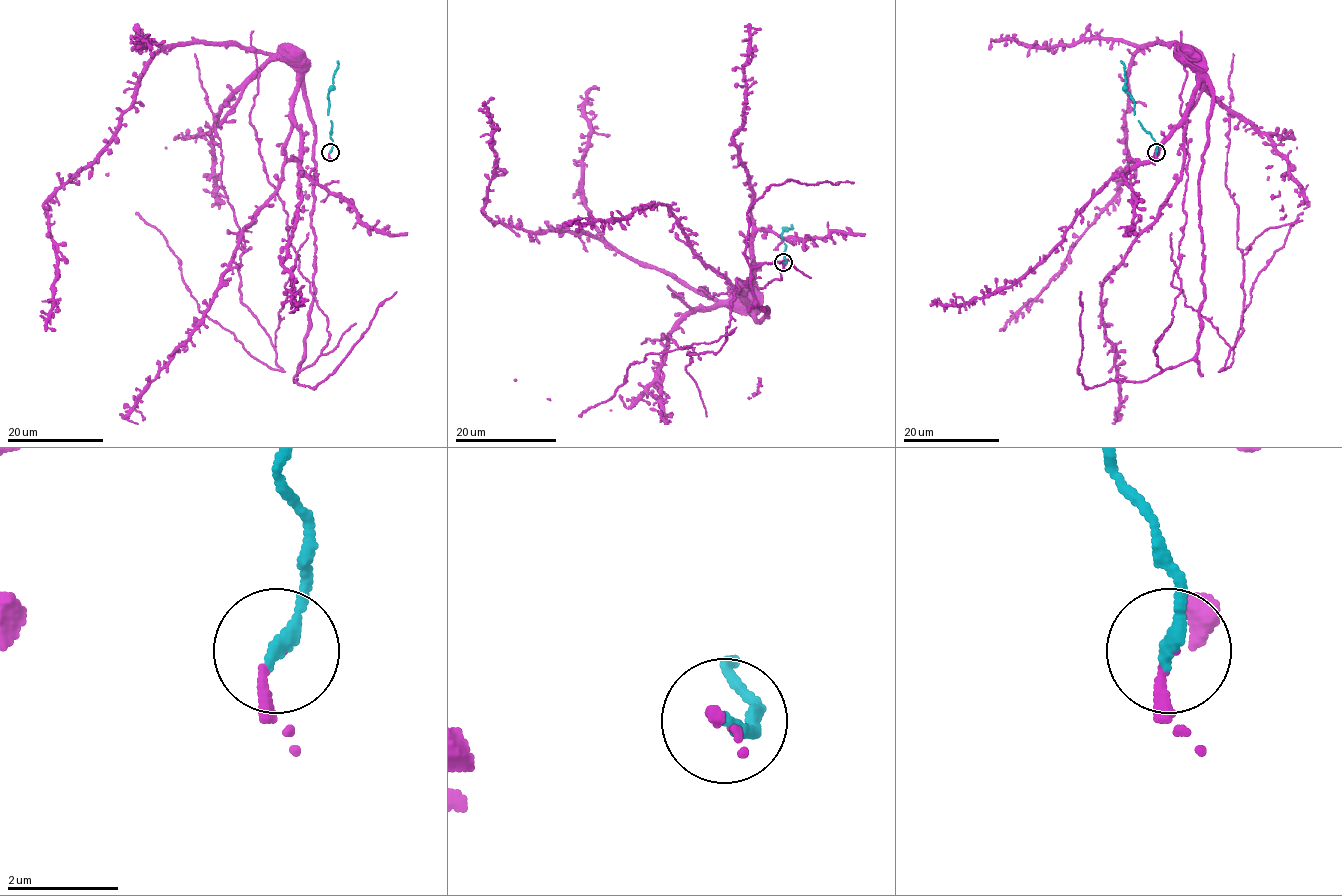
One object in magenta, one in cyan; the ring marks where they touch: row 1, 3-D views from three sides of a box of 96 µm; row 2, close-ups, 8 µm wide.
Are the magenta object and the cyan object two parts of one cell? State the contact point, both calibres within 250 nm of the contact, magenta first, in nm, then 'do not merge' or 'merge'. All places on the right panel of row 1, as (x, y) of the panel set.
(1156, 152) | 120/260 nm | merge

